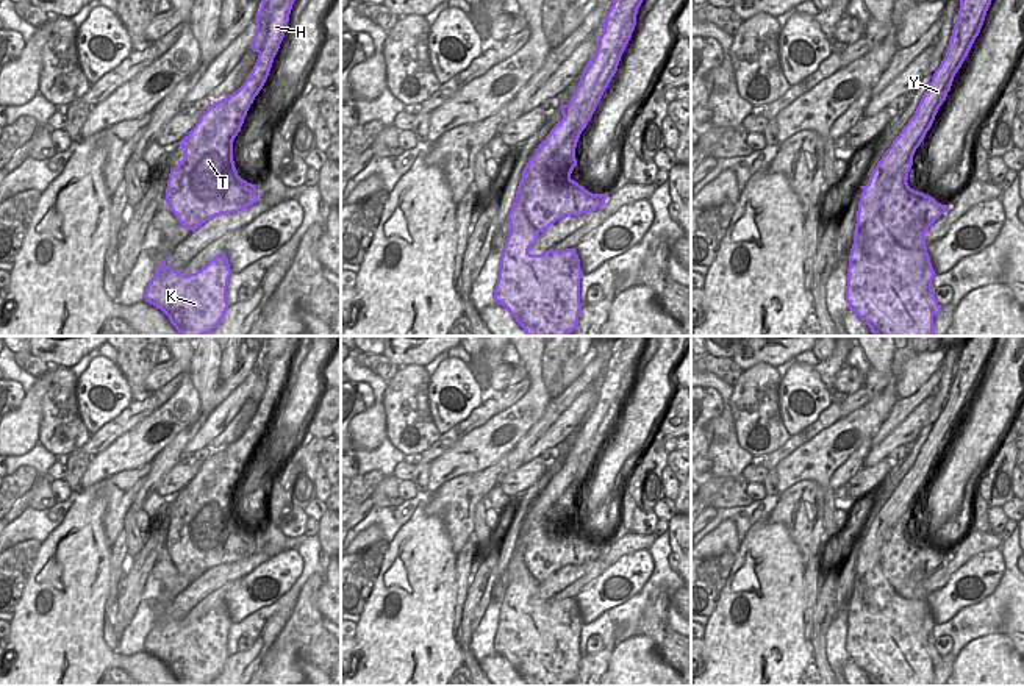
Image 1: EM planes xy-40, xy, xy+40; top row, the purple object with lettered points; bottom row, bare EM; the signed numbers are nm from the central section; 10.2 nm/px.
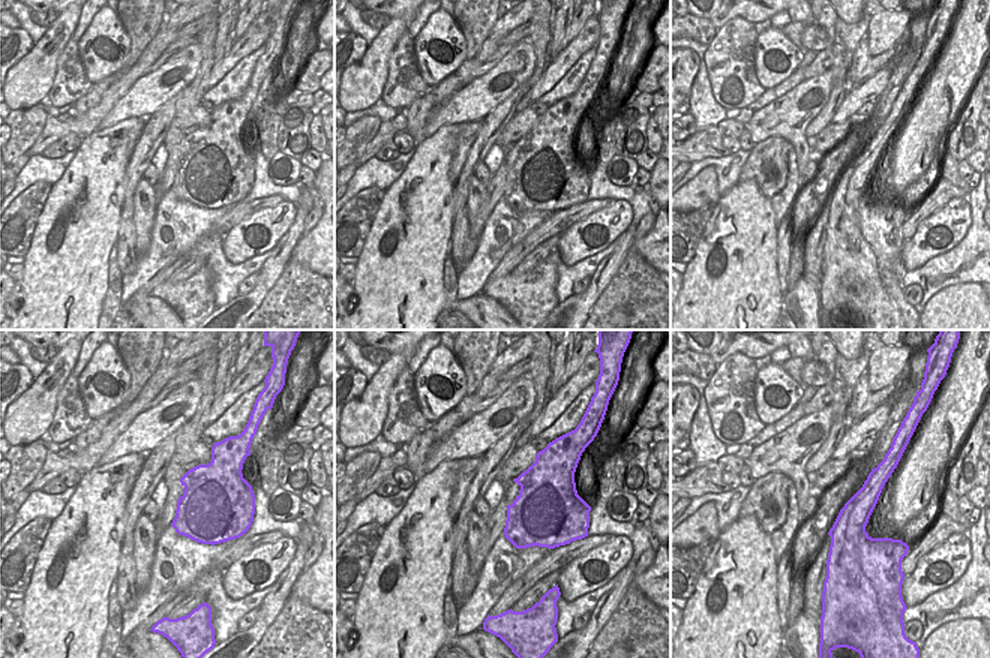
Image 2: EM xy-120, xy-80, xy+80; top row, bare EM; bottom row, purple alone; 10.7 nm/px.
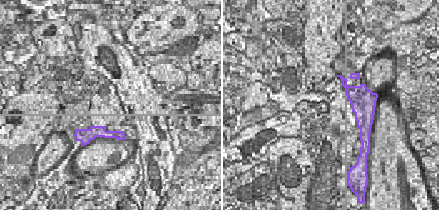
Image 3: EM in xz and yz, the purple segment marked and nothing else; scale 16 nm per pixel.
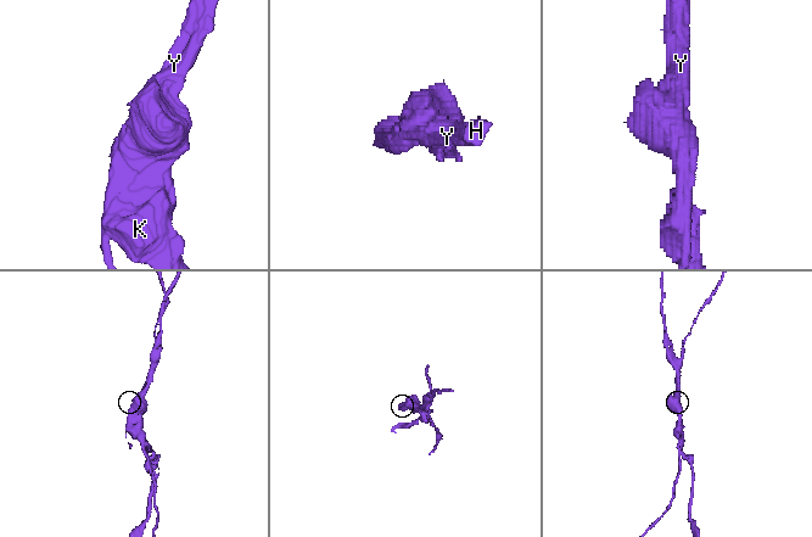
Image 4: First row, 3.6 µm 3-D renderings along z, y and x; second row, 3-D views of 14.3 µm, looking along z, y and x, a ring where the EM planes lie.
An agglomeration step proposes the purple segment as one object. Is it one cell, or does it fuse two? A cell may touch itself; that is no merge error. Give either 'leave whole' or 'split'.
split

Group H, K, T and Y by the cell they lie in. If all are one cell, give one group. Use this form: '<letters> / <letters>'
H T / K Y

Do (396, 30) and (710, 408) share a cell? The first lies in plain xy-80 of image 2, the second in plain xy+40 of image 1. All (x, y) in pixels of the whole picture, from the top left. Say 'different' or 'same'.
different

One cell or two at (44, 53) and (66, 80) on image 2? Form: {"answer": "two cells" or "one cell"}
{"answer": "two cells"}

